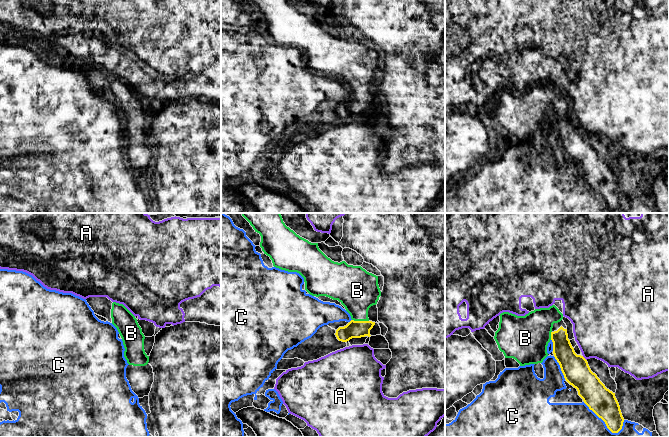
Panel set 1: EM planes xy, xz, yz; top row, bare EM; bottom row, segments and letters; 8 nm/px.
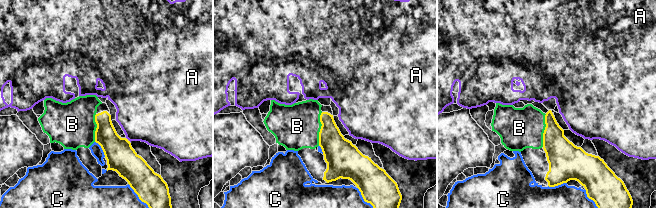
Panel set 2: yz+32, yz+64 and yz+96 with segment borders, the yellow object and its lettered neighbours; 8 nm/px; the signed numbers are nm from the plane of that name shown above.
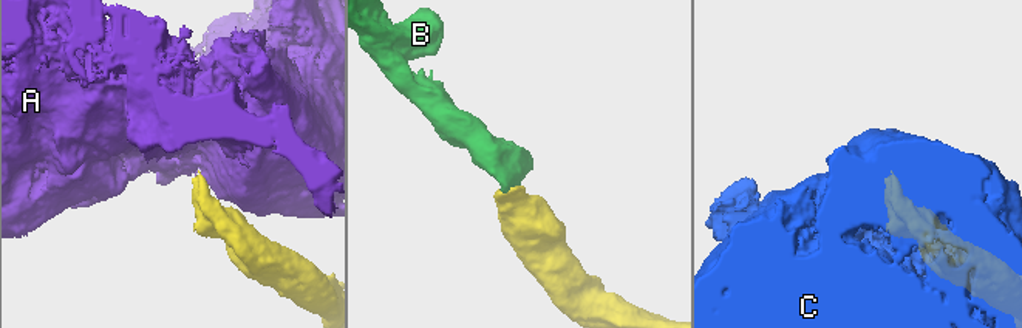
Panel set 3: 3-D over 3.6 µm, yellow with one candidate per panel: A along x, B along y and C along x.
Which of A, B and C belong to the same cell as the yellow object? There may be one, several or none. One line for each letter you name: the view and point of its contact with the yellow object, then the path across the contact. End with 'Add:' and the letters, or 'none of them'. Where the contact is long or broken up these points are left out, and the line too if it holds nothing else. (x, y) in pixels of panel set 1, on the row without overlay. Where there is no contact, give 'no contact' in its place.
B: contact xz (360, 97)
Add: B

